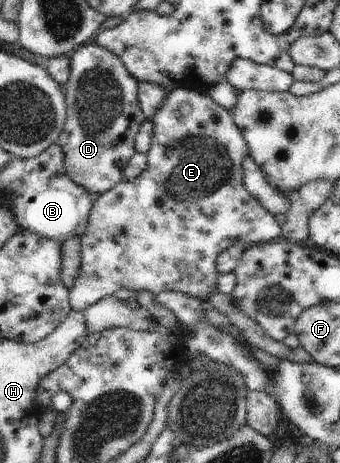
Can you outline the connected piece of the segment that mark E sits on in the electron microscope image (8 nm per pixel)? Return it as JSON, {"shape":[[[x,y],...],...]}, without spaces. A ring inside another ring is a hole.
{"shape":[[[180,87],[174,88],[163,101],[163,106],[155,113],[153,121],[152,145],[147,156],[147,164],[143,172],[133,180],[122,179],[111,190],[99,195],[91,207],[89,222],[86,231],[81,237],[81,266],[79,274],[74,280],[73,286],[69,289],[69,302],[72,310],[86,311],[91,305],[106,296],[117,293],[118,290],[127,289],[133,292],[146,290],[155,296],[167,291],[182,292],[192,297],[198,298],[206,303],[211,294],[217,293],[217,281],[221,273],[217,268],[217,257],[225,249],[234,244],[253,245],[265,243],[270,239],[278,238],[281,235],[281,225],[276,222],[272,215],[264,206],[246,191],[243,182],[243,163],[249,155],[249,145],[242,135],[240,128],[234,123],[233,115],[226,108],[218,105],[208,93],[200,88]]]}

